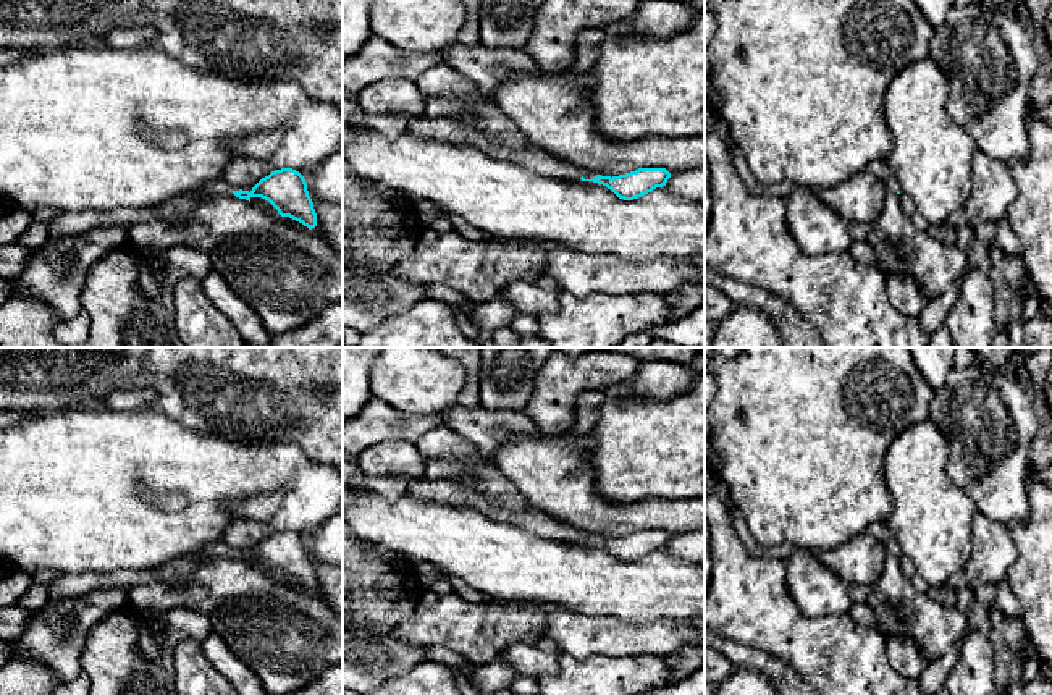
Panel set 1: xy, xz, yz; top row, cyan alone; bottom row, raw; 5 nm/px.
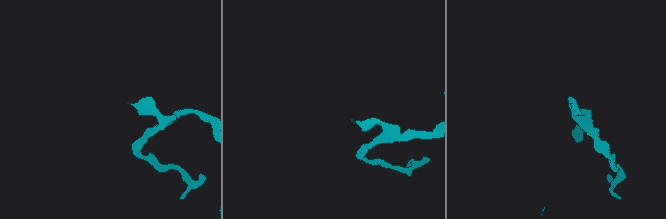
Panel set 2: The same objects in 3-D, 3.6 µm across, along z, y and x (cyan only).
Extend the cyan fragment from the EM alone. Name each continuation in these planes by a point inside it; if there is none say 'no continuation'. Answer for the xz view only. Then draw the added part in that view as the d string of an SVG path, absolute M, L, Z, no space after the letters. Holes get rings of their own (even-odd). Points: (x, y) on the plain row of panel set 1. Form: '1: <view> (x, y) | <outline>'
1: xz (461, 492) | M465 477L459 480L438 482L430 482L427 478L414 480L407 491L422 501L475 508L488 519L520 527L541 538L564 540L577 545L580 545L583 538L583 532L580 529L551 516L522 514L506 508L499 501L480 493Z

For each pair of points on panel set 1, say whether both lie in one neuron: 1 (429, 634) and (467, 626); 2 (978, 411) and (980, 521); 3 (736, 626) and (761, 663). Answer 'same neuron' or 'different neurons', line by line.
1: same neuron
2: different neurons
3: different neurons

